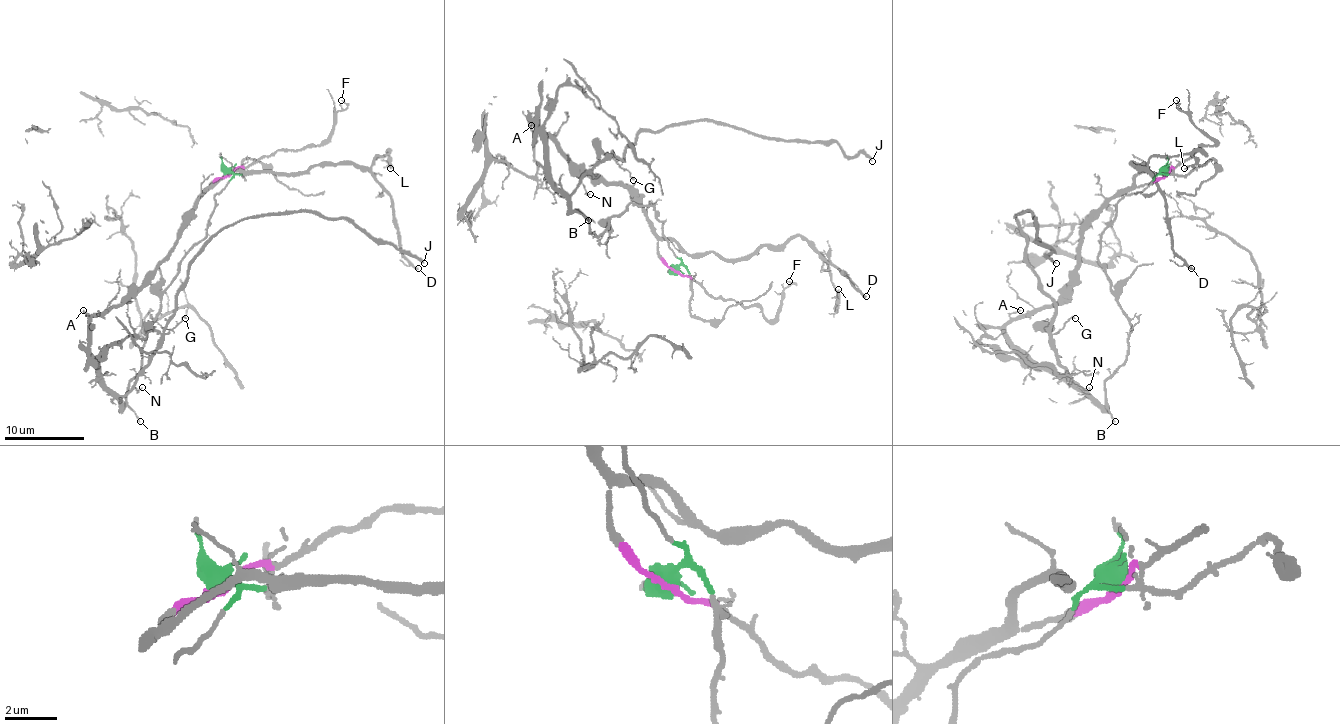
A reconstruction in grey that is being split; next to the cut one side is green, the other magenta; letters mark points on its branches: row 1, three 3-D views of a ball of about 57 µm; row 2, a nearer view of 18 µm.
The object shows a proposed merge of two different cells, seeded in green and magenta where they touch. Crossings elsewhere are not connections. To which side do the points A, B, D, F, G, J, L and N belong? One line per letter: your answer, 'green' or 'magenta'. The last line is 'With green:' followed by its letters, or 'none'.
A: magenta
B: green
D: magenta
F: magenta
G: green
J: green
L: magenta
N: green
With green: B, G, J, N

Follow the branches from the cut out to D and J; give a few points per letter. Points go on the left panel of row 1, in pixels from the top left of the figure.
D: (227, 174), (209, 186), (241, 172), (302, 174), (316, 164), (362, 166), (390, 196), (398, 246), (418, 268)
J: (227, 174), (205, 236), (161, 296), (123, 405), (193, 258), (245, 218), (350, 218), (424, 262)

